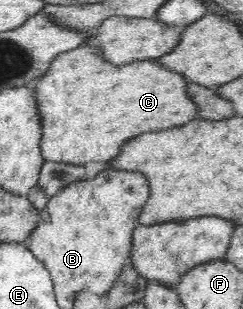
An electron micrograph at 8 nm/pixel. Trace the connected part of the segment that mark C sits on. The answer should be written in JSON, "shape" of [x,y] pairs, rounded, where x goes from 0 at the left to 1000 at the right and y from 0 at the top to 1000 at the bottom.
{"shape":[[[354,146],[313,152],[239,178],[198,230],[136,272],[156,330],[156,369],[173,401],[173,450],[165,450],[165,498],[198,524],[259,524],[342,537],[354,528],[453,524],[486,495],[494,476],[584,430],[642,430],[667,417],[741,411],[807,382],[815,346],[774,311],[765,282],[774,262],[757,243],[691,227],[642,194],[584,194],[494,214],[444,201],[420,181],[420,162],[395,149]]]}

